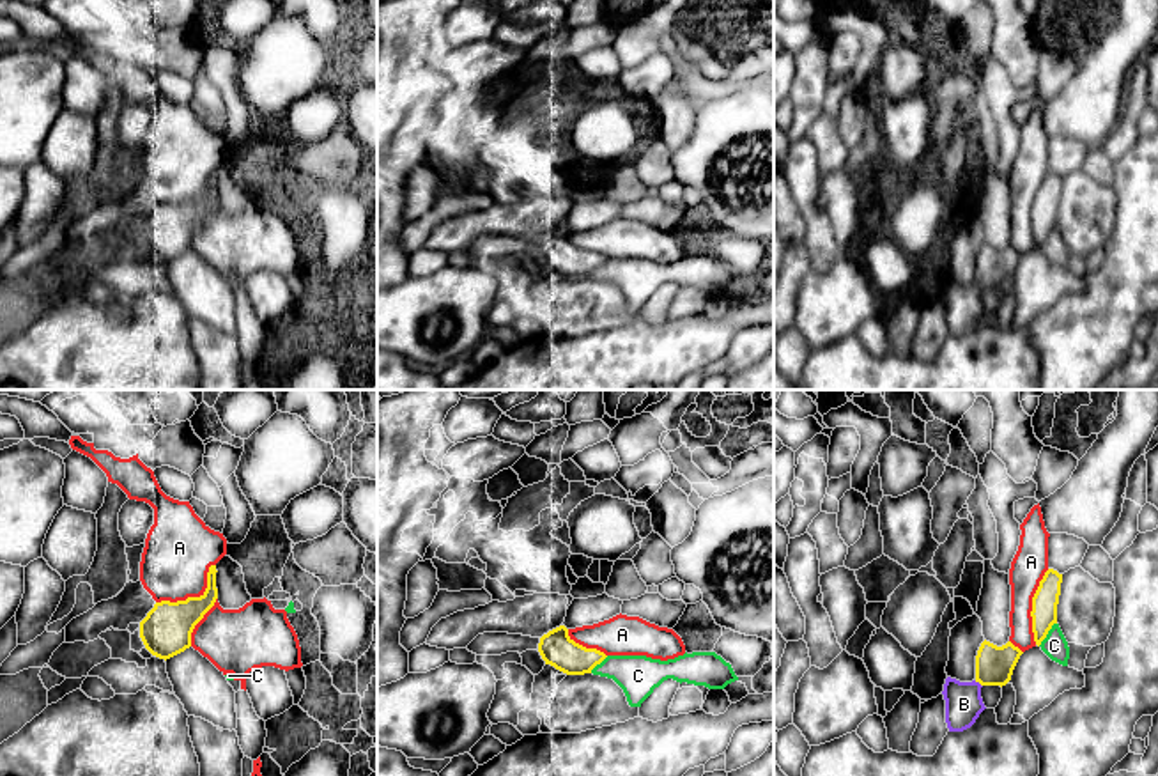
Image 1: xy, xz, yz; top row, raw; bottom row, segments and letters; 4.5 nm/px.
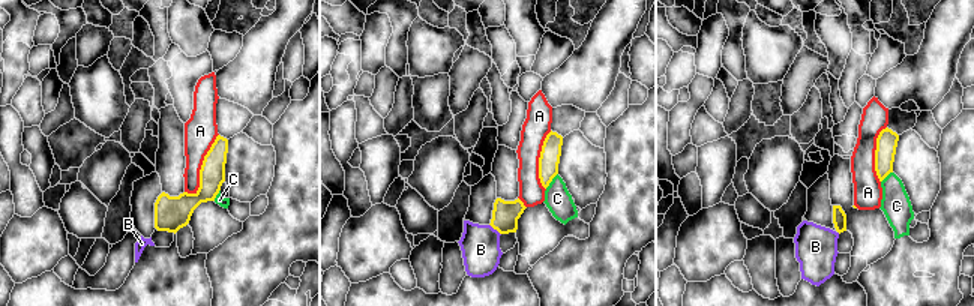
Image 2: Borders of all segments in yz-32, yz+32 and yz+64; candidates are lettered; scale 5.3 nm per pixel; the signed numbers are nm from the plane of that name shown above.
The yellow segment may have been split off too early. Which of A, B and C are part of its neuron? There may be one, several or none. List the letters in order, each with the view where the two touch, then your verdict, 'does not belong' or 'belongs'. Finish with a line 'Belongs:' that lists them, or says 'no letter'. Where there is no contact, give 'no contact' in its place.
A: xy | does not belong
B: yz | belongs
C: yz | does not belong
Belongs: B

